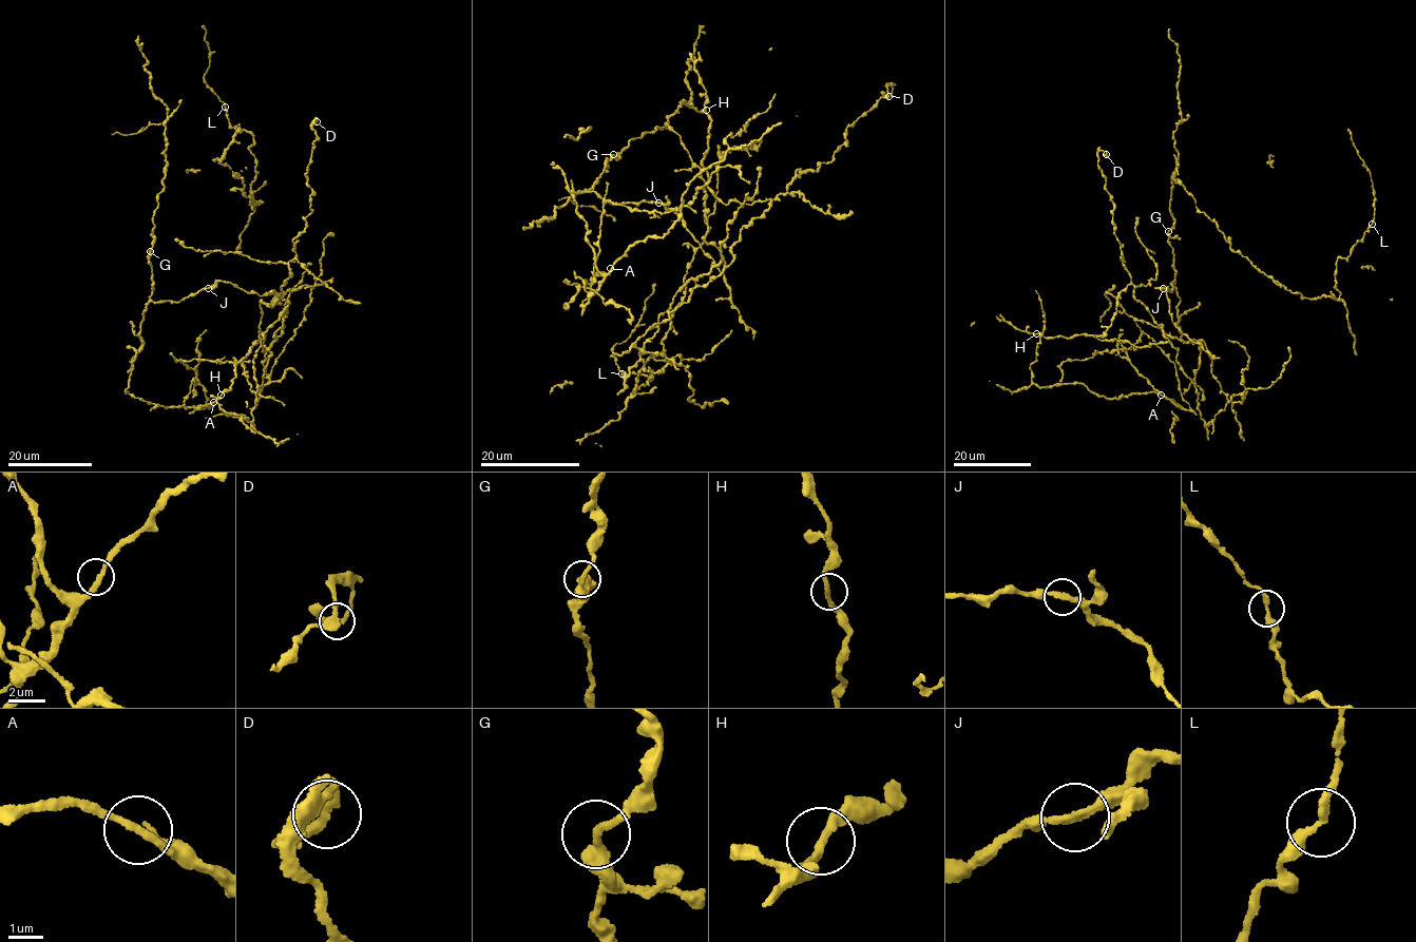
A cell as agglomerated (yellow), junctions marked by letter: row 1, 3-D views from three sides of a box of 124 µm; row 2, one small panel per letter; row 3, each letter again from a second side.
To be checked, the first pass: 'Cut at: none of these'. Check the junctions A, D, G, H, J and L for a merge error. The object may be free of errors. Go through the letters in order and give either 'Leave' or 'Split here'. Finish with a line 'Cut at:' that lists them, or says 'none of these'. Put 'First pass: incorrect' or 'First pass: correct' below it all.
A: Leave
D: Leave
G: Leave
H: Leave
J: Leave
L: Leave
Cut at: none of these
First pass: correct

